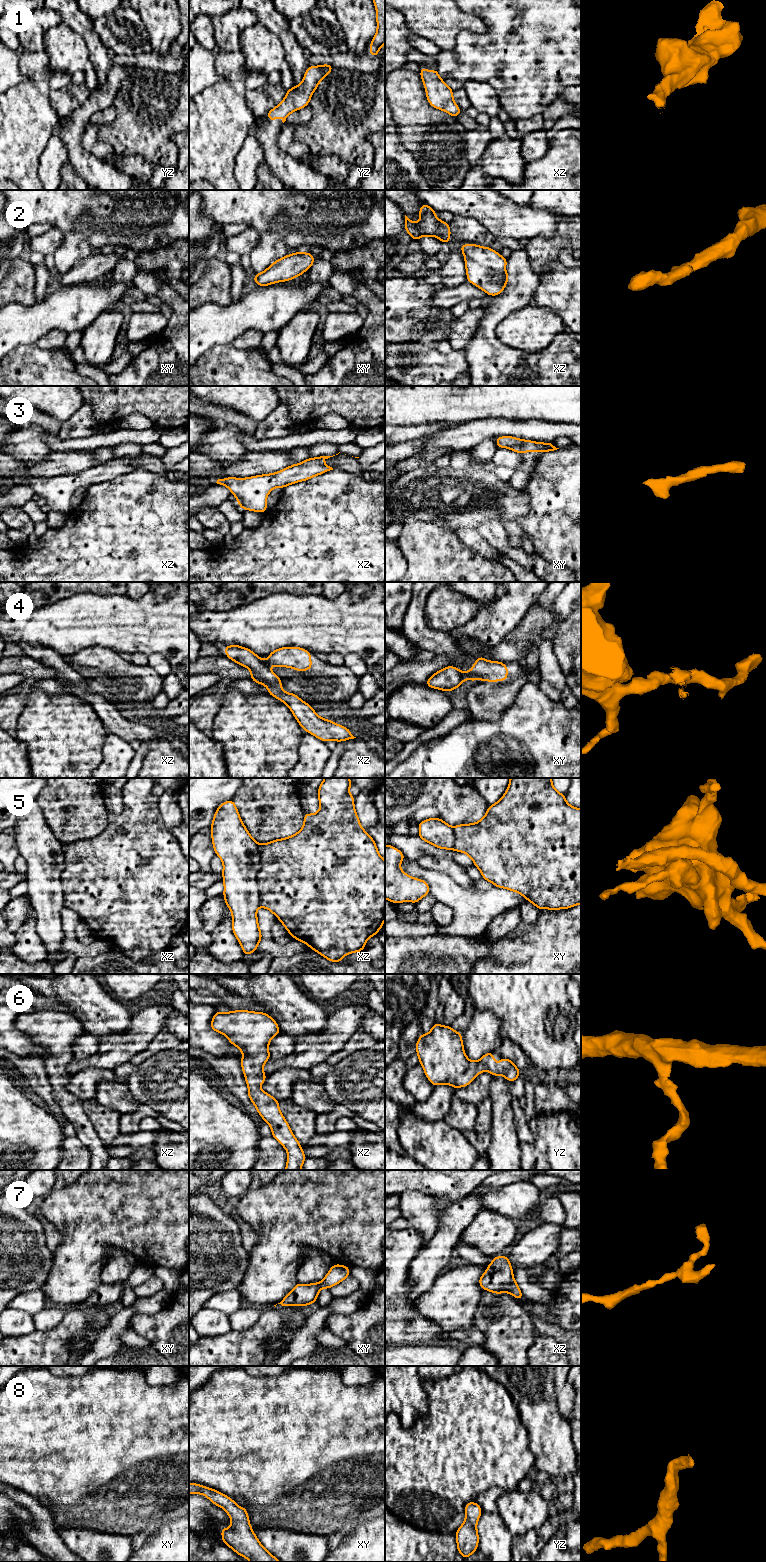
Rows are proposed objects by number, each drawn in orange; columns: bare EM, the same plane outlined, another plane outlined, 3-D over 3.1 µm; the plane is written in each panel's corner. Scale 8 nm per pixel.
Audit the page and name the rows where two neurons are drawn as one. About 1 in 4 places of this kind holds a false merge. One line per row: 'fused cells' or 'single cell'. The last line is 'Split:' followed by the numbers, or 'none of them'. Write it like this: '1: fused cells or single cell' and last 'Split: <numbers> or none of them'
1: single cell
2: single cell
3: single cell
4: fused cells
5: fused cells
6: single cell
7: single cell
8: single cell
Split: 4, 5

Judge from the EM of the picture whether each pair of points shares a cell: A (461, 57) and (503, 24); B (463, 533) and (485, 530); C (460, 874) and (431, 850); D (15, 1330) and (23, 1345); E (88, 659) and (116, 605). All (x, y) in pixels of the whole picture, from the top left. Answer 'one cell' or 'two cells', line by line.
A: one cell
B: two cells
C: two cells
D: two cells
E: two cells

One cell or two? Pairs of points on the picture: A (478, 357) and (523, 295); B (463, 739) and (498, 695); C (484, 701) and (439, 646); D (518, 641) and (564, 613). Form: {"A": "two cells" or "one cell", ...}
{"A": "one cell", "B": "two cells", "C": "one cell", "D": "two cells"}

